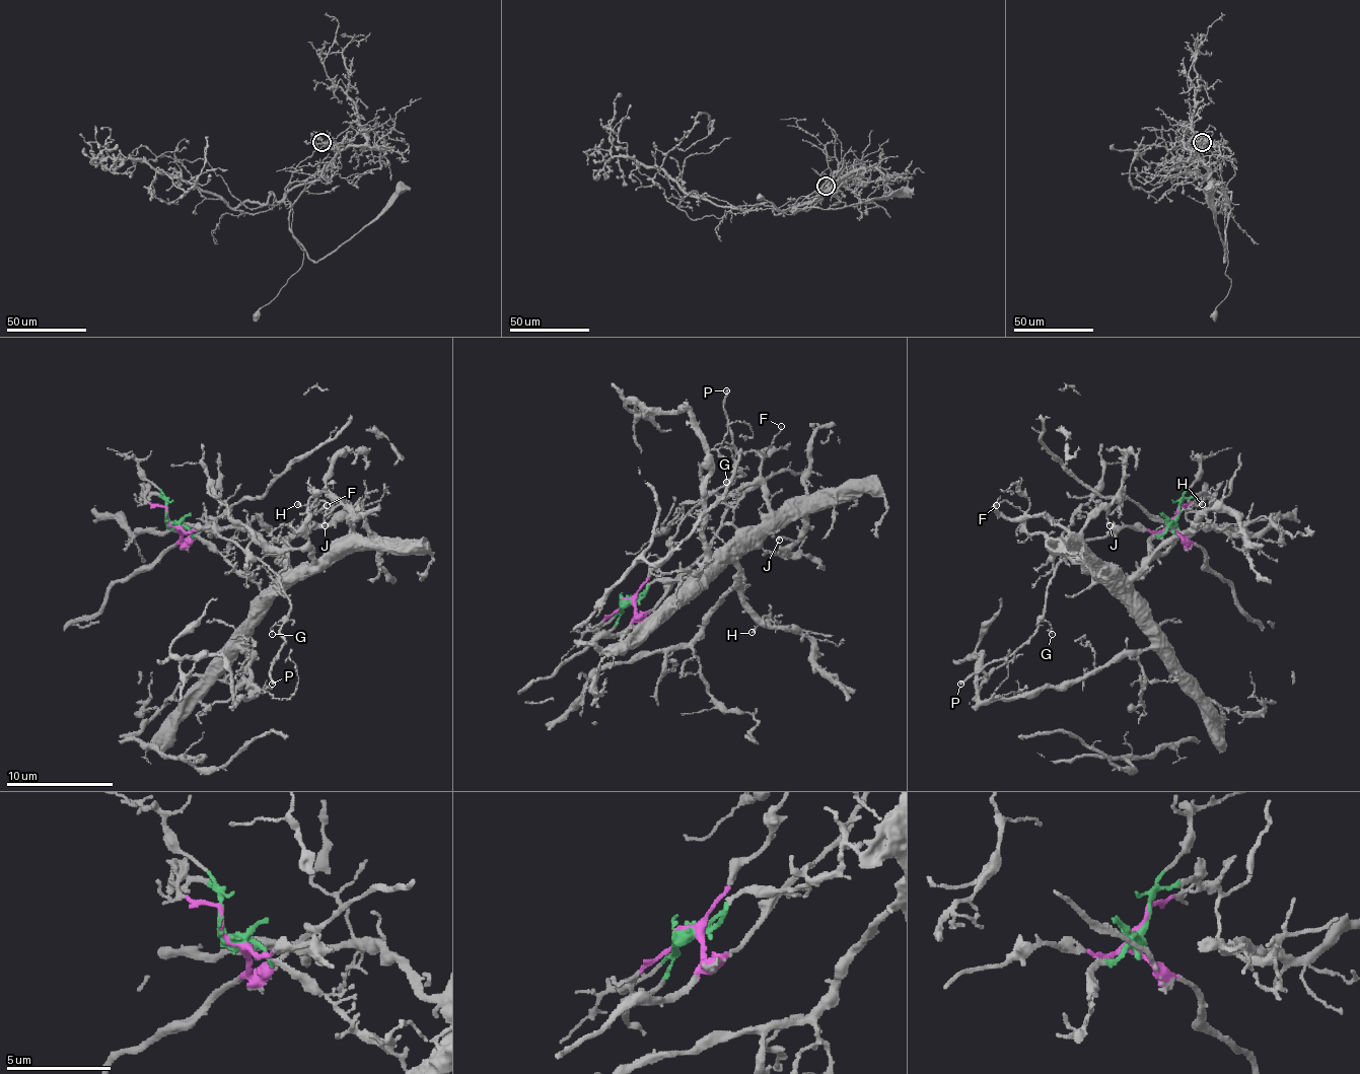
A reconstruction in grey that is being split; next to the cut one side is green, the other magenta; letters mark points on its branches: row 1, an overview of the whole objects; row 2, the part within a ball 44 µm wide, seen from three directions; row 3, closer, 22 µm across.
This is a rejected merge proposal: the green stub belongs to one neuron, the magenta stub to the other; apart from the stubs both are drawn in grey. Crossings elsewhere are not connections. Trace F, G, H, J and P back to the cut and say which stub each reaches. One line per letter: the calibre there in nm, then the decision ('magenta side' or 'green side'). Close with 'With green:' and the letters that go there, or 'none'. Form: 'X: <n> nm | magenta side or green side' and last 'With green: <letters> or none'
F: 90 nm | green side
G: 120 nm | magenta side
H: 150 nm | green side
J: 150 nm | green side
P: 180 nm | magenta side
With green: F, H, J

